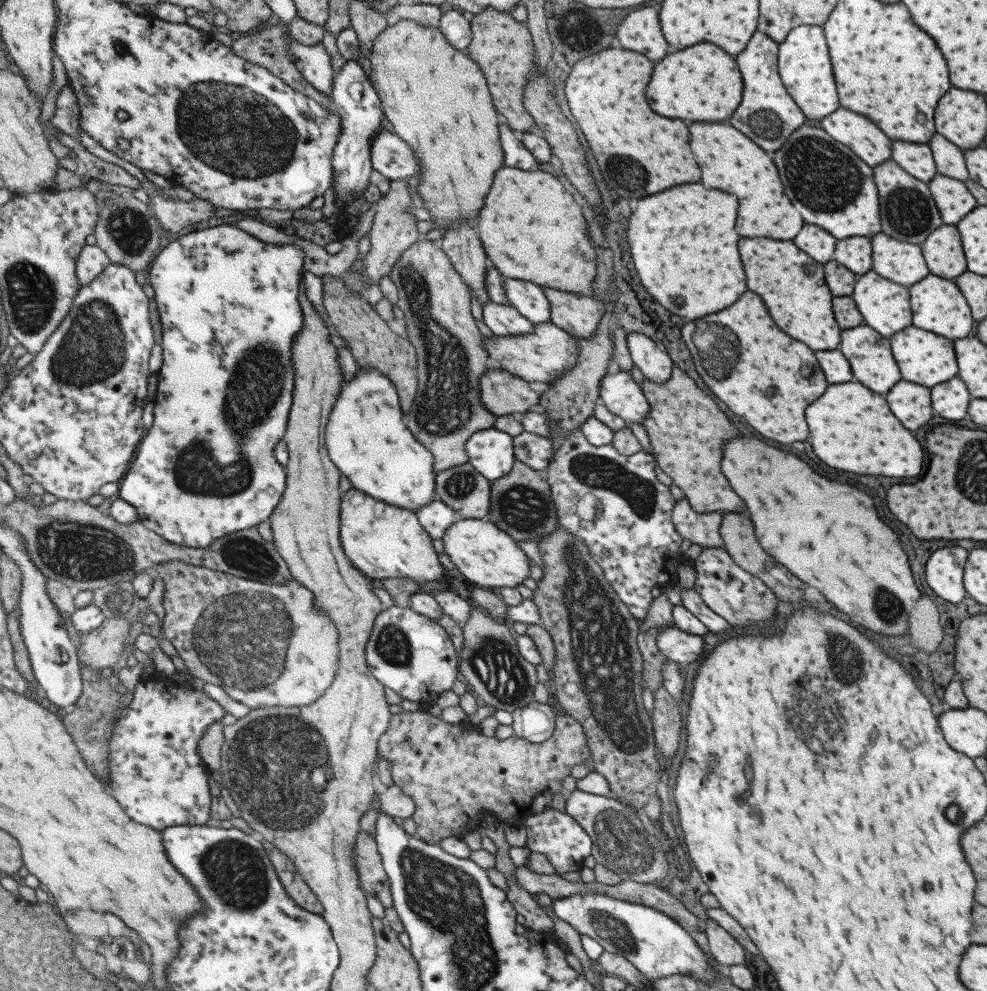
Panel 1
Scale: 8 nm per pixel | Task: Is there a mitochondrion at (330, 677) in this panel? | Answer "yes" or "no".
no

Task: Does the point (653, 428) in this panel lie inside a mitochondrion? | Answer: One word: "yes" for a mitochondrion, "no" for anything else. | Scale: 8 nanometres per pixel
no

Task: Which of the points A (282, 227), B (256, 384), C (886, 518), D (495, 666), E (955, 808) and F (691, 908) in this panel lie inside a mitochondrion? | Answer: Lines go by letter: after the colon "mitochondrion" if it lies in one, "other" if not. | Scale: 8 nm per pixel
A: other
B: mitochondrion
C: other
D: mitochondrion
E: mitochondrion
F: other

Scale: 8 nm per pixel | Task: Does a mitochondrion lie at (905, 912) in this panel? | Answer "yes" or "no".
no

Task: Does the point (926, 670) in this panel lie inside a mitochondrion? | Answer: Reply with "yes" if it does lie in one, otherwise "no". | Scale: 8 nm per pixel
no

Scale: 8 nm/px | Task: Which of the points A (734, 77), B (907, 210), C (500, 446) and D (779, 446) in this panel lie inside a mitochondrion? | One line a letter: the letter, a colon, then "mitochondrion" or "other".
A: other
B: mitochondrion
C: other
D: other

